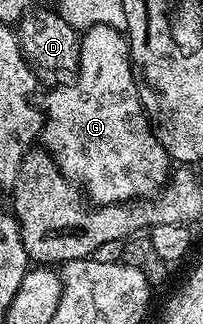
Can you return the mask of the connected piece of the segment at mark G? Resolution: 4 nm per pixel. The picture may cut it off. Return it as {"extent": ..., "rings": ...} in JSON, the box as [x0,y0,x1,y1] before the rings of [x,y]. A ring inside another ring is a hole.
{"extent":[41,25,173,207],"rings":[[[97,25],[82,32],[78,75],[66,85],[52,86],[48,90],[51,92],[47,100],[41,103],[45,112],[42,146],[55,158],[63,176],[82,188],[86,198],[100,207],[146,200],[166,184],[173,171],[173,160],[155,134],[148,108],[145,103],[143,107],[143,99],[139,96],[138,86],[137,71],[131,62],[131,44],[126,34],[117,27]]]}

